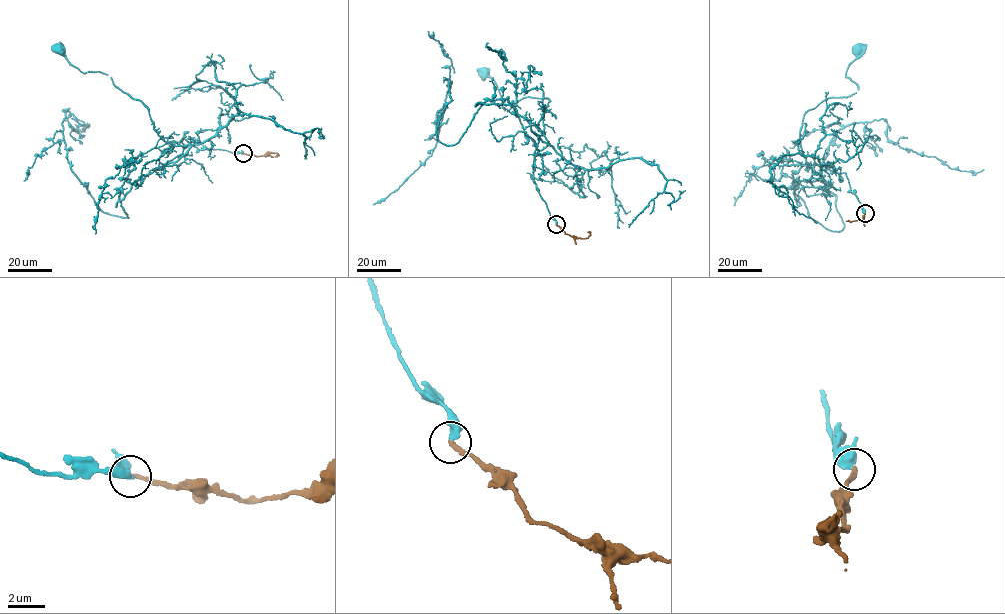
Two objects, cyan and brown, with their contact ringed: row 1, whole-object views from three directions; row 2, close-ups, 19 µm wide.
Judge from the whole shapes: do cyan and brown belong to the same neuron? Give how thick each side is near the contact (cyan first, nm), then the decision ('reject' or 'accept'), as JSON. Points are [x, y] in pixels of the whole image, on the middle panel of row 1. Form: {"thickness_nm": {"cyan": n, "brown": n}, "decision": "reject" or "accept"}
{"thickness_nm": {"cyan": 500, "brown": 220}, "decision": "reject"}

